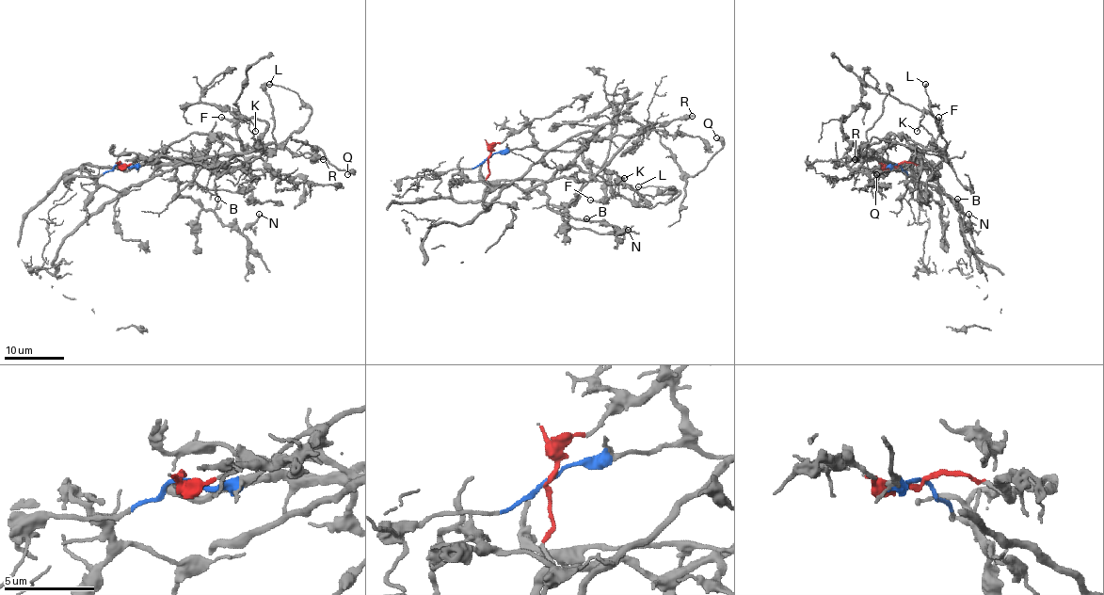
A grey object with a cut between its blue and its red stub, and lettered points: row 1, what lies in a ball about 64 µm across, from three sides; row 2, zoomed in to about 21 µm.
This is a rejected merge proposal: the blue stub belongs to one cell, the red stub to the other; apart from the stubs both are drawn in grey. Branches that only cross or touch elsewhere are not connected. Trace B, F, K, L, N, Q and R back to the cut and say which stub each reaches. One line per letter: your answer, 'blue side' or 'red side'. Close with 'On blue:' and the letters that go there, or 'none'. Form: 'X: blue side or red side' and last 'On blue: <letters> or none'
B: red side
F: blue side
K: blue side
L: blue side
N: red side
Q: blue side
R: blue side
On blue: F, K, L, Q, R

